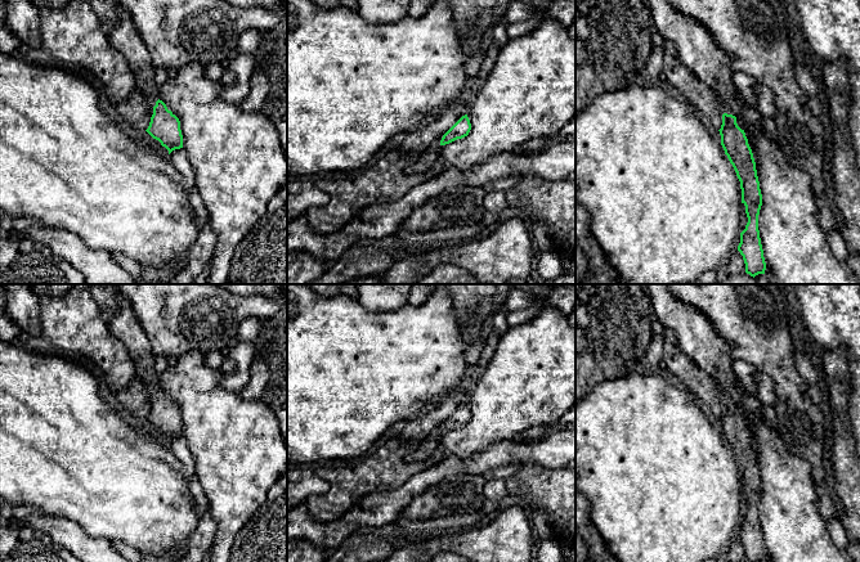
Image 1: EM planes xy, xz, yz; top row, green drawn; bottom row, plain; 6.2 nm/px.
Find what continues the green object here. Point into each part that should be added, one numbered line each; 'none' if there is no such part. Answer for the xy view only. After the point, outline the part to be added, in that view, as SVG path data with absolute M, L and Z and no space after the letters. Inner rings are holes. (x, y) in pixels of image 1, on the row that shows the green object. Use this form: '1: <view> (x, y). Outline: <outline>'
1: xy (124, 37). Outline: M121 3L117 6L117 14L118 19L108 33L108 41L125 58L138 90L147 105L153 108L160 99L160 87L154 82L156 68L152 64L151 54Z

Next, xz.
none

